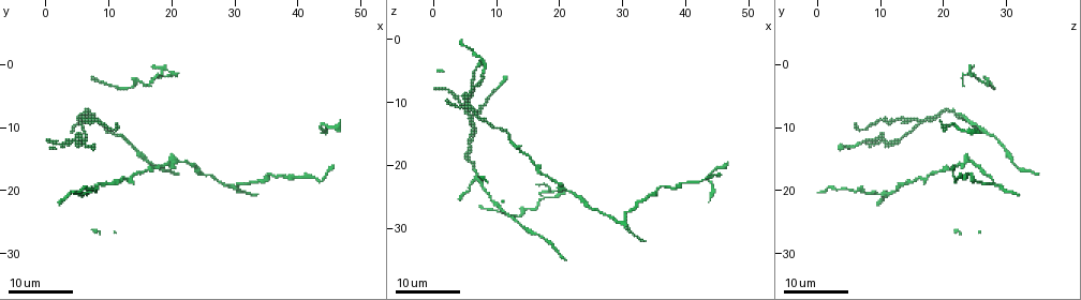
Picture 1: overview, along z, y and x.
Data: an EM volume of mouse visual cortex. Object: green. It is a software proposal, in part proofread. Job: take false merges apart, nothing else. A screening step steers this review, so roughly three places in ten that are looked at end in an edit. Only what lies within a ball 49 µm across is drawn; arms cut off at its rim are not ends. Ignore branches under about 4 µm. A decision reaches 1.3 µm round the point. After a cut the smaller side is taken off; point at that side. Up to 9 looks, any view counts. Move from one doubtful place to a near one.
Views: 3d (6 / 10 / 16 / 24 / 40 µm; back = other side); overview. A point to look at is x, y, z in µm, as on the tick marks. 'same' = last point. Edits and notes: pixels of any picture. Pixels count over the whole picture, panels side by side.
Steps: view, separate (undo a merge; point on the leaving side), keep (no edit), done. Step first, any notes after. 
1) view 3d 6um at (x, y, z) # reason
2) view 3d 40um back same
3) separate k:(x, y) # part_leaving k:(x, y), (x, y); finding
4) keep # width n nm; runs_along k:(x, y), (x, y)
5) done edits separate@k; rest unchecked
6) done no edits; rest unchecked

view 3d 16um at (15.0, 3.0, 27.0) # three-way junction

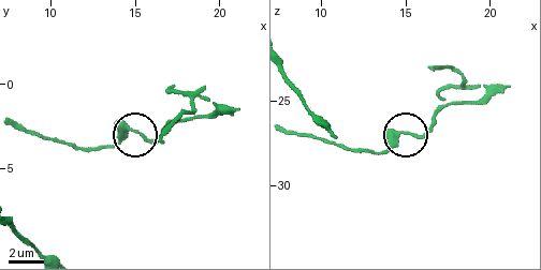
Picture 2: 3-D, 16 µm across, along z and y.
view 3d 6um at (15.0, 2.8, 27.0)

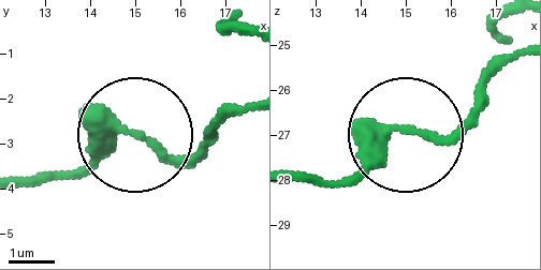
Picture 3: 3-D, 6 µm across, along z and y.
keep # width 230 nm; all the same cell

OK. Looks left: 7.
view 3d 16um at (35.5, 17.5, 23.5) # sudden change in width

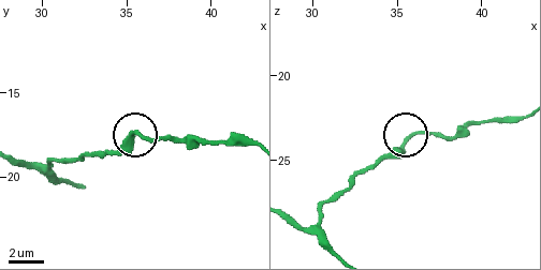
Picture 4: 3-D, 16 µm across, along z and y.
view 3d 10um at (35.6, 17.3, 23.8) # closer look

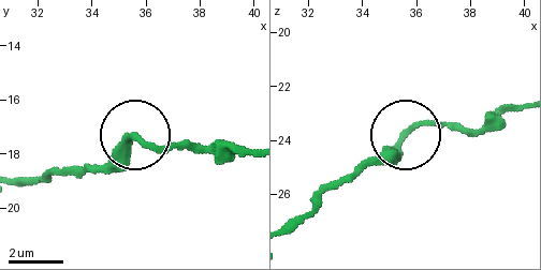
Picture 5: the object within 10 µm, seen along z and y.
keep # runs_along 5:(291, 225), (422, 123), (496, 128); continuous, no second cell

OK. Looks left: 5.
view 3d 24um at (4.0, 12.0, 10.0) # arms part here

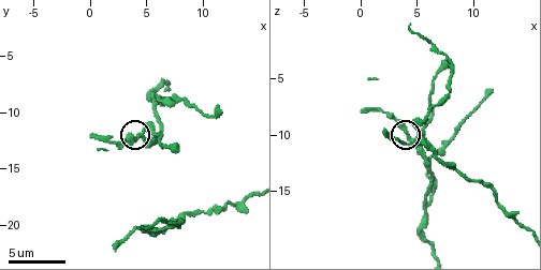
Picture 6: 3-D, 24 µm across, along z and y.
view 3d 10um at (4.6, 12.0, 10.6)

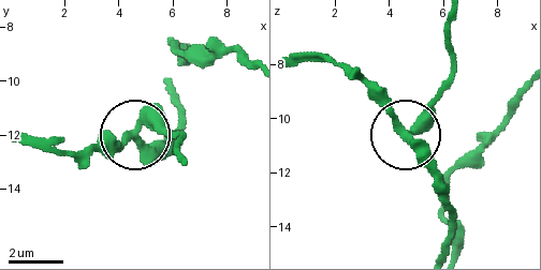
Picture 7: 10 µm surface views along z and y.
keep # side_arm 6 um; arms 3; continuous, no second cell

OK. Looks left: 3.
view 3d 24um at (19.0, 1.0, 24.0) # three-way junction

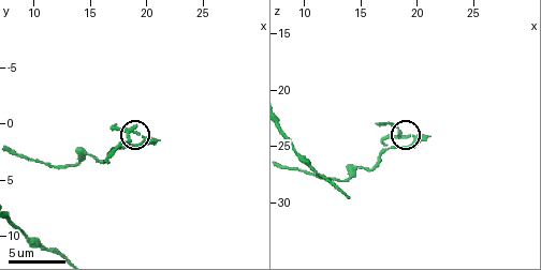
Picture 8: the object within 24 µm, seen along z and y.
view 3d 6um at (19.4, 0.8, 24.0)

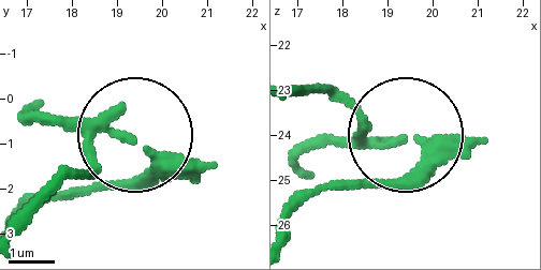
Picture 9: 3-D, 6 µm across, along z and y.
separate 9:(100, 165) # width 190 nm; two cells meet here

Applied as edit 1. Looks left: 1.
done edits separate@9; rest unchecked

